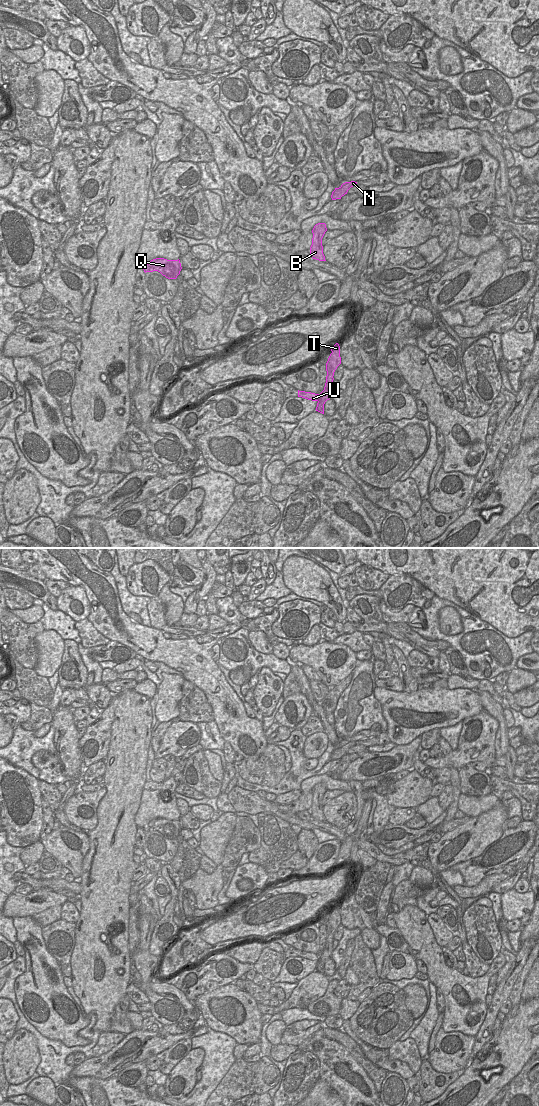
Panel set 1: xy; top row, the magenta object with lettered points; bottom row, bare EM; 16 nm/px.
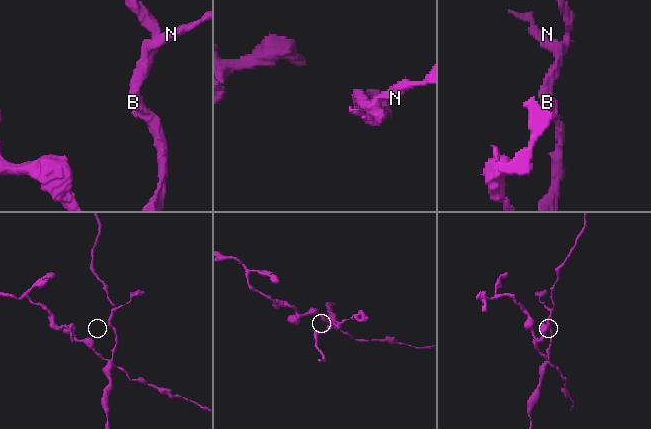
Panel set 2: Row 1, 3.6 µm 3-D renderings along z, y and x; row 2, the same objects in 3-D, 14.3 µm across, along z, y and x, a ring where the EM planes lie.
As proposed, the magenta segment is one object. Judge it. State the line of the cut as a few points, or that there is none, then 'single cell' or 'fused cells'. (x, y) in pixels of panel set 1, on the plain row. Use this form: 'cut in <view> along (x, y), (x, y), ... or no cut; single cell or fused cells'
cut in xy along (319, 955), (319, 958), (324, 963); fused cells

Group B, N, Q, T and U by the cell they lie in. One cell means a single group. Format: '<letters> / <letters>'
B N T / Q U

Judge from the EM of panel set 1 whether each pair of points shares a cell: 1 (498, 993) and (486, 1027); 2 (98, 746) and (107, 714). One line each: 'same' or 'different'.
1: same
2: same

